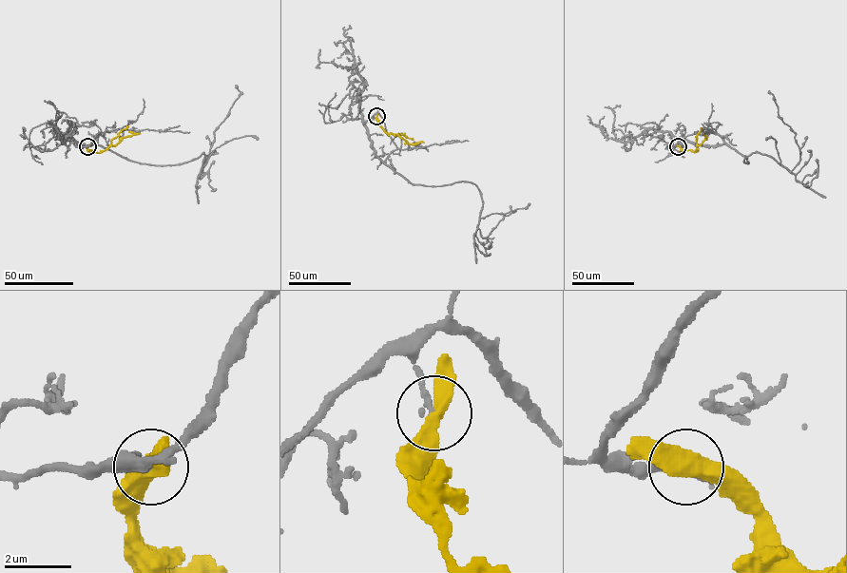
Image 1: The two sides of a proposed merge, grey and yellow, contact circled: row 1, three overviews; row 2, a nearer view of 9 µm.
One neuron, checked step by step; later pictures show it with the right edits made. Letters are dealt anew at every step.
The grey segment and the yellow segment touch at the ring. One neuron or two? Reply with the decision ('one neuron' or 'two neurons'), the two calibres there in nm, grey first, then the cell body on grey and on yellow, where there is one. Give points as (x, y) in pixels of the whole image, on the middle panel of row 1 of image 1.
two neurons; calibres 170 and 480 nm; soma grey none; soma yellow none

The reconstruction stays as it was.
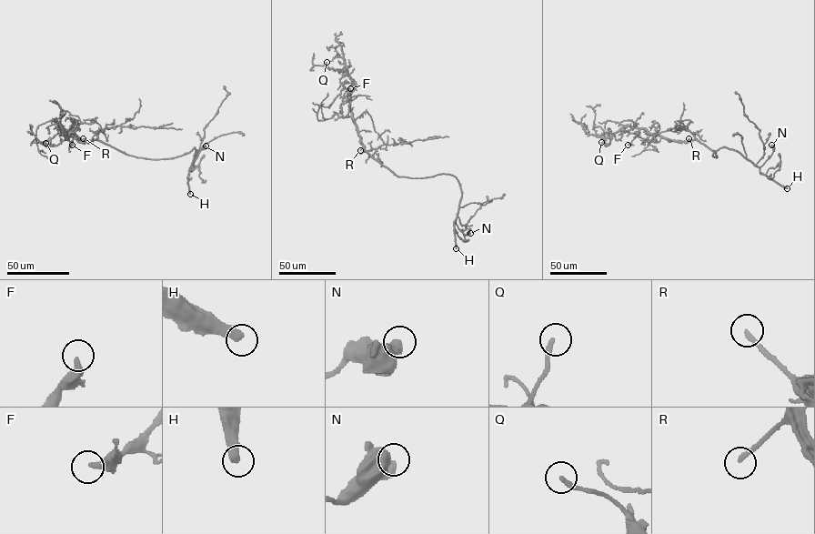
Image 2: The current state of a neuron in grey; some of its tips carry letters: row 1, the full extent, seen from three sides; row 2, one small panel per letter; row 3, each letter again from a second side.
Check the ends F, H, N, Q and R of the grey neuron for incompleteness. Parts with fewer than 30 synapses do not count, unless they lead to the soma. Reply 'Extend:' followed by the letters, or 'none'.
Extend: H, R

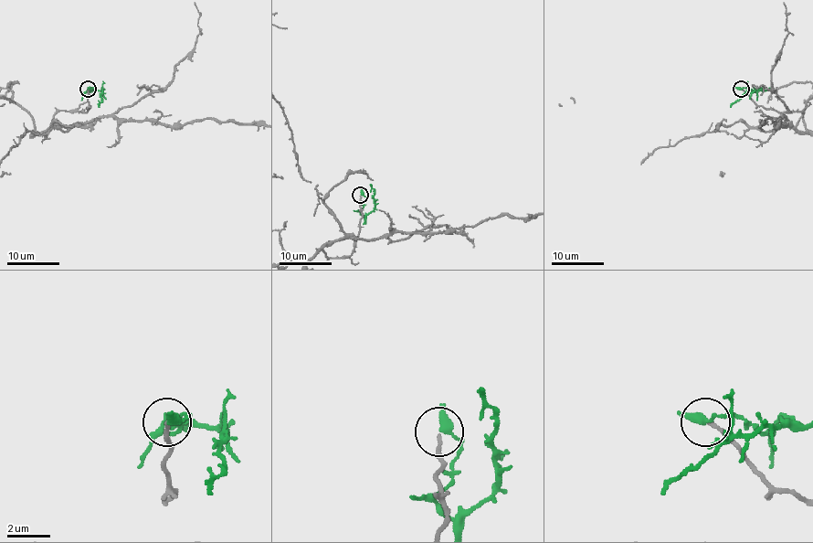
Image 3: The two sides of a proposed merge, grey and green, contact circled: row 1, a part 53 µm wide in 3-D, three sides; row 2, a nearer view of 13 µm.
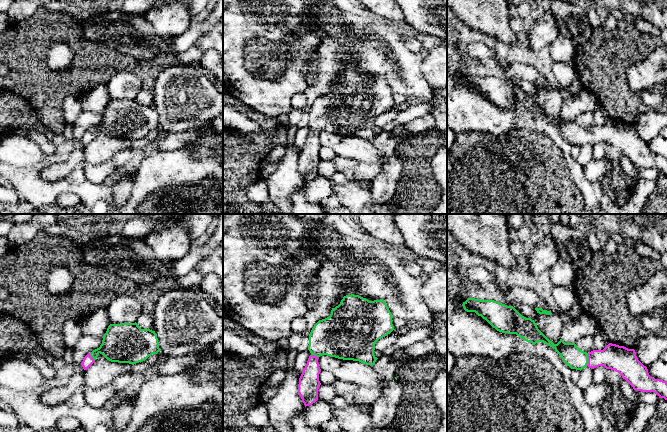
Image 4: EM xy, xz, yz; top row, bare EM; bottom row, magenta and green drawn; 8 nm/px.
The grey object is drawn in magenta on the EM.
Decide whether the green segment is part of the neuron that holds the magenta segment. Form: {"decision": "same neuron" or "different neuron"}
{"decision": "same neuron"}

